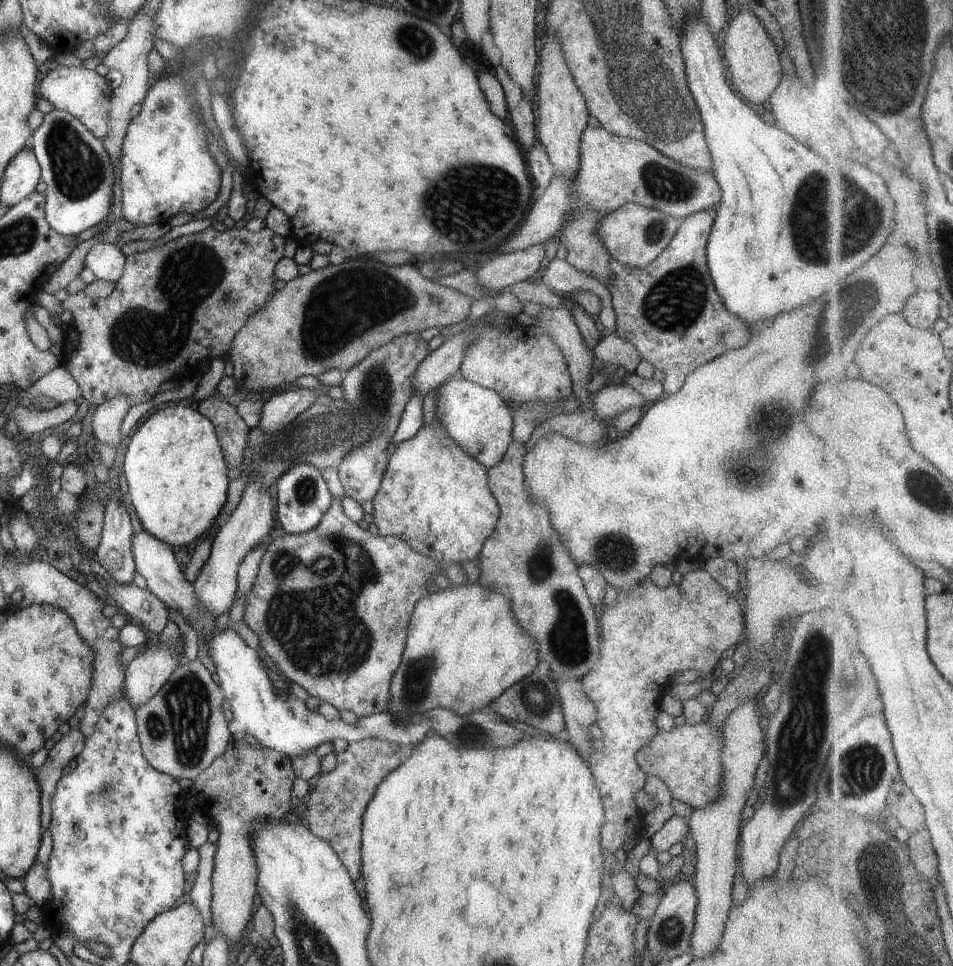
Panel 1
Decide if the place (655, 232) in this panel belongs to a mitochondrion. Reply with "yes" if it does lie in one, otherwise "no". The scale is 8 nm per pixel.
yes

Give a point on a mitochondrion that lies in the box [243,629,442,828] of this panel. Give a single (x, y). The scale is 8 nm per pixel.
(416, 676)

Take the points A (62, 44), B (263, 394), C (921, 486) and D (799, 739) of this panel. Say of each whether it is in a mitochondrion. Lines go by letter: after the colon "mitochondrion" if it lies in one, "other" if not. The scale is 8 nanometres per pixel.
A: other
B: other
C: mitochondrion
D: mitochondrion

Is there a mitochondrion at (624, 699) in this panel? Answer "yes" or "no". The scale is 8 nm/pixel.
no

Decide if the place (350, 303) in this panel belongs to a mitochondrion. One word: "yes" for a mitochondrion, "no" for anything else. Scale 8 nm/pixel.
yes

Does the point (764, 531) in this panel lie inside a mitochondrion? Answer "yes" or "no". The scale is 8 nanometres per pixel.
no

